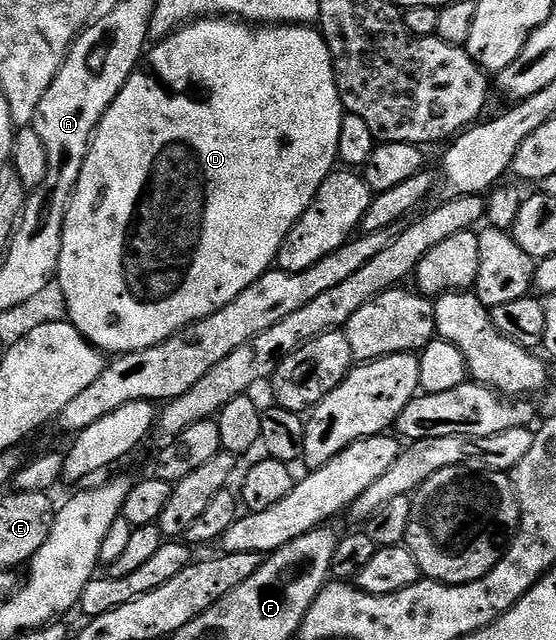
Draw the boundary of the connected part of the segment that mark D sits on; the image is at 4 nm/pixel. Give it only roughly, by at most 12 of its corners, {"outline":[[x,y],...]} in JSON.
{"outline":[[309,25],[151,45],[56,280],[110,356],[232,304],[338,162]]}

